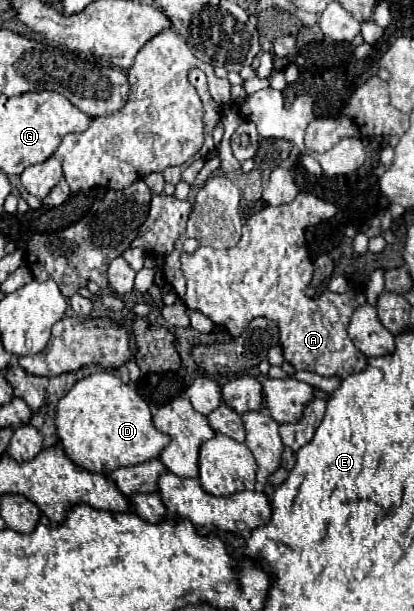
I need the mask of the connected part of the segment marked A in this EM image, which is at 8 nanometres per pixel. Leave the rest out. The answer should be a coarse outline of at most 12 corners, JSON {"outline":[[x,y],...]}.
{"outline":[[300,192],[234,248],[180,256],[184,304],[240,336],[276,322],[296,370],[346,378],[364,292],[304,292],[304,228],[335,204]]}

